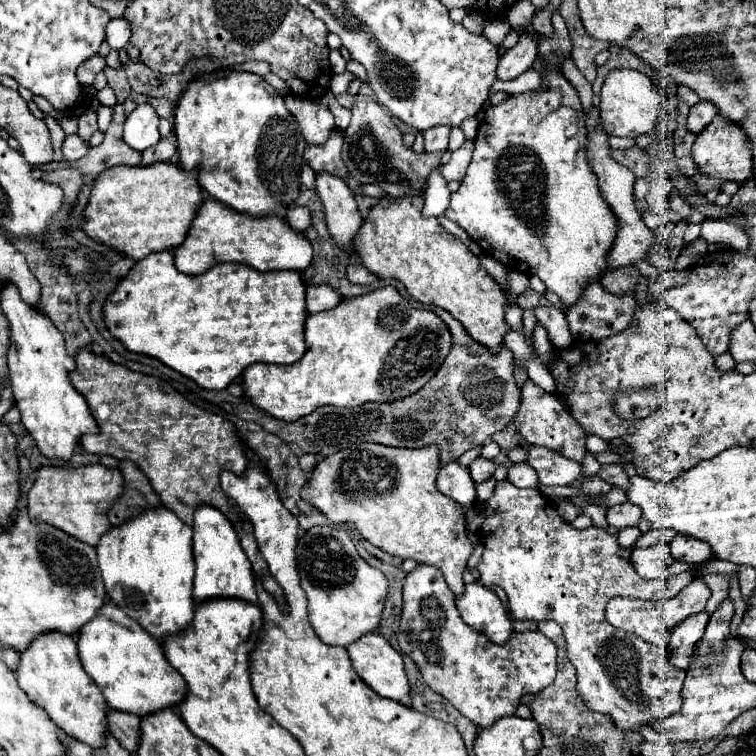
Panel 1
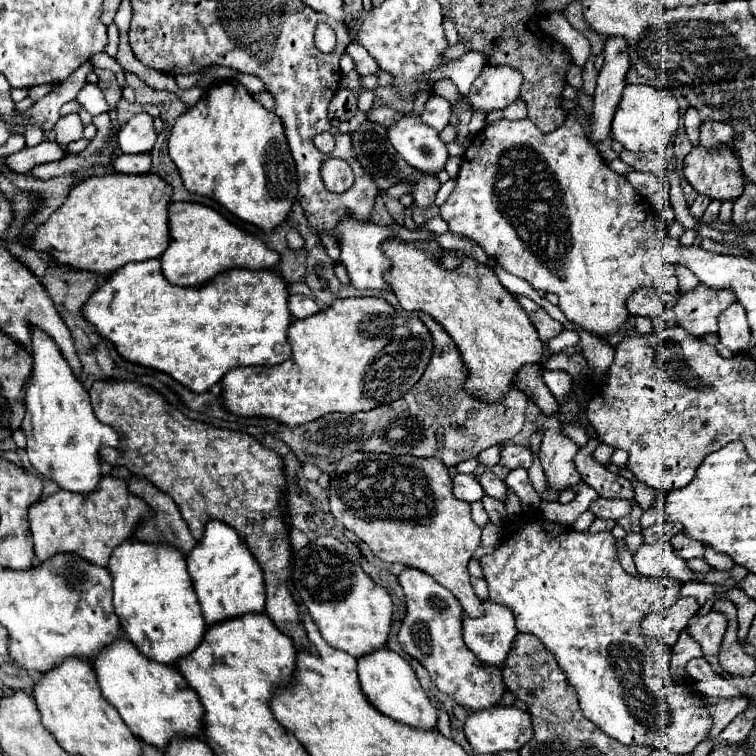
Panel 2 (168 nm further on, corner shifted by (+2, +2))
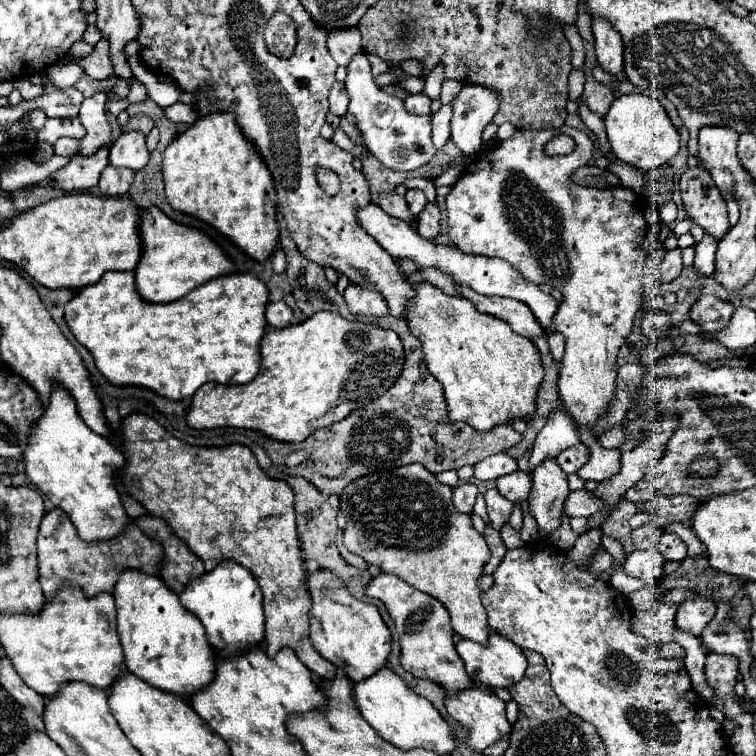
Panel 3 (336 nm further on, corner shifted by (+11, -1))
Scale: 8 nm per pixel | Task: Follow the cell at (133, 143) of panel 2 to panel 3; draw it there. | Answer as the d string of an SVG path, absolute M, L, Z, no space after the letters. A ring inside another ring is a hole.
M122 132L120 138L110 146L110 164L116 168L142 170L148 164L148 148L142 132Z

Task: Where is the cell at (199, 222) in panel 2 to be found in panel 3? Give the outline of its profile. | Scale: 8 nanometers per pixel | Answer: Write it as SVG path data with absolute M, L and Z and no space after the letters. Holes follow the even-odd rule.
M148 208L142 212L140 238L144 254L136 268L136 288L148 302L178 300L216 276L236 272L234 262L210 236L206 236L200 228L168 218L160 208Z

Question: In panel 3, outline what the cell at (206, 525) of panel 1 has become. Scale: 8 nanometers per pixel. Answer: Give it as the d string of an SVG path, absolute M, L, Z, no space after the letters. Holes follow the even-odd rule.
M220 560L220 566L212 572L204 572L204 576L198 576L192 584L188 584L188 588L184 588L184 592L180 592L180 602L200 618L206 628L208 642L226 656L238 654L264 638L262 592L256 578L252 578L248 568L242 564Z

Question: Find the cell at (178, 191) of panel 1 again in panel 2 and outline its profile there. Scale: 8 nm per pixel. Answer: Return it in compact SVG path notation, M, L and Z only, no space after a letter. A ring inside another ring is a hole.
M91 175L77 183L57 209L29 239L29 247L49 253L53 261L97 275L113 273L131 261L157 259L169 245L167 207L171 185L147 175ZM55 249L55 251L51 251Z

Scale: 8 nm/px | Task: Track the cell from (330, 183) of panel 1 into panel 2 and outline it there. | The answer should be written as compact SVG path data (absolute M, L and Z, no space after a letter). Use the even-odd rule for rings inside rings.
M345 217L339 223L339 237L341 237L341 263L347 267L347 273L351 277L351 285L355 289L389 289L389 283L383 279L383 275L391 269L391 261L385 257L381 243L389 235L387 227L379 227L375 223L361 223L353 221L353 217Z

